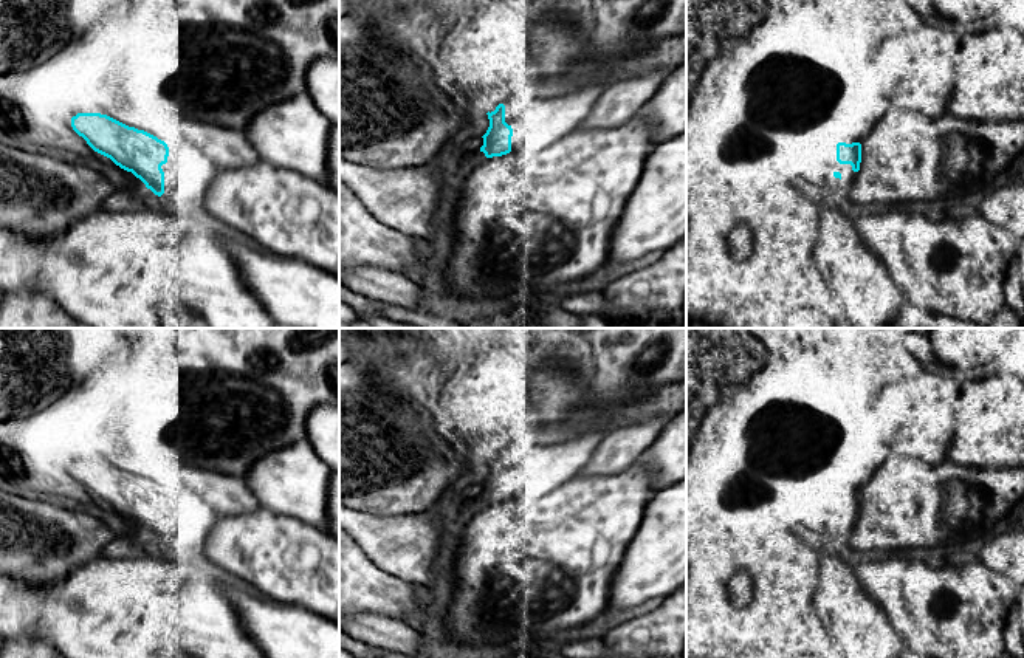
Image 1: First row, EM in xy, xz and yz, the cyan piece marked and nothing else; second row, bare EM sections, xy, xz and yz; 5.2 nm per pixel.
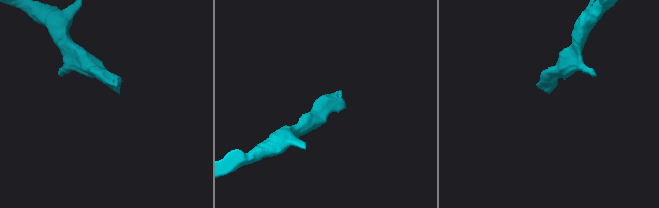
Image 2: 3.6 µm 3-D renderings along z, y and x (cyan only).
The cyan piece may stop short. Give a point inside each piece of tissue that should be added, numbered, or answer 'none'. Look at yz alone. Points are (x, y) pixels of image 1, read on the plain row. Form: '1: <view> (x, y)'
1: yz (831, 530)

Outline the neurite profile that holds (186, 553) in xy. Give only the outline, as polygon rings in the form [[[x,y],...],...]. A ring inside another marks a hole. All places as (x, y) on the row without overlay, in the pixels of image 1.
[[[174,536],[160,543],[169,554],[169,557],[180,567],[181,573],[186,576],[203,576],[218,587],[229,587],[240,593],[249,595],[257,599],[271,601],[266,595],[259,591],[249,582],[240,579],[235,574],[228,573],[217,564],[214,564],[200,547],[197,539],[187,539],[181,536]]]

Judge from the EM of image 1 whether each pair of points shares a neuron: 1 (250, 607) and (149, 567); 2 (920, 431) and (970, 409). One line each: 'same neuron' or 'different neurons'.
1: different neurons
2: different neurons

